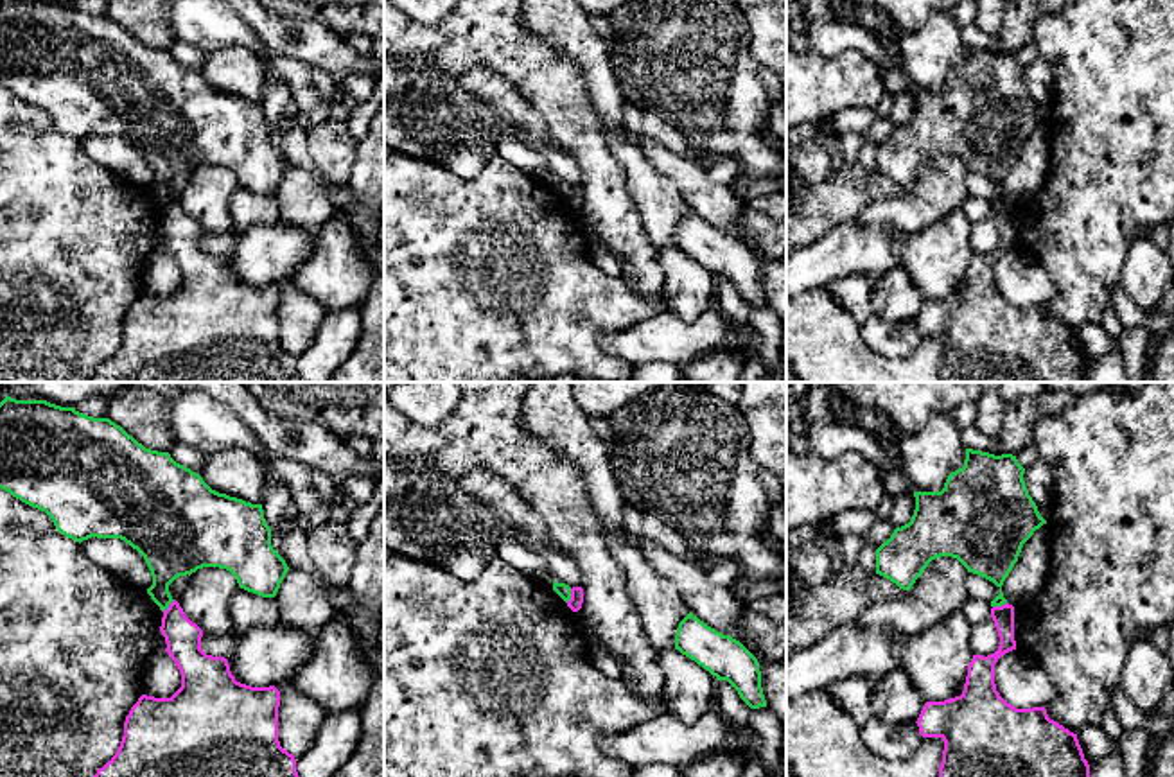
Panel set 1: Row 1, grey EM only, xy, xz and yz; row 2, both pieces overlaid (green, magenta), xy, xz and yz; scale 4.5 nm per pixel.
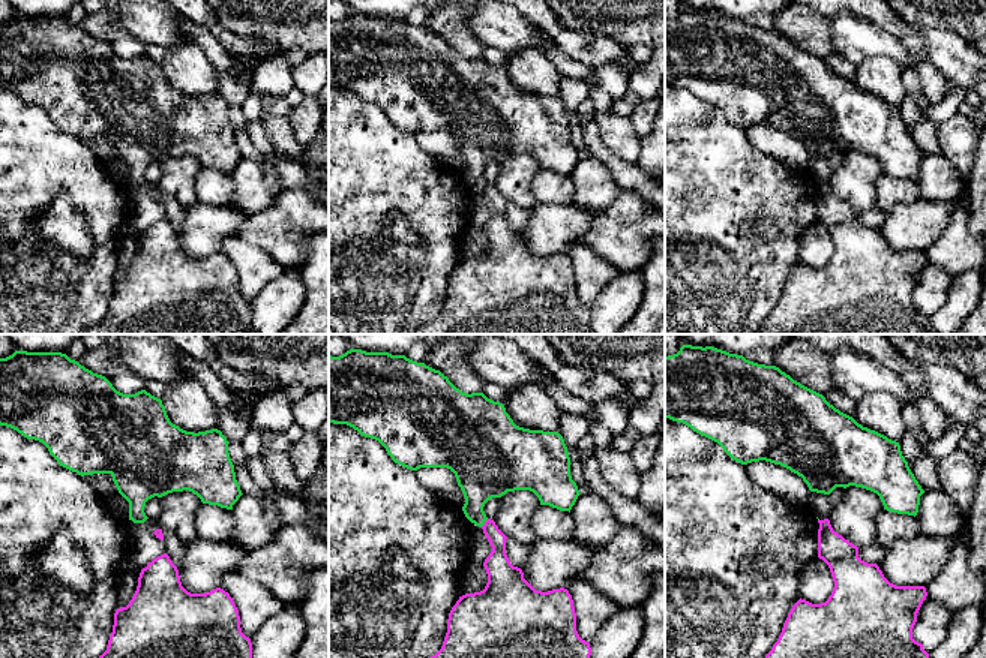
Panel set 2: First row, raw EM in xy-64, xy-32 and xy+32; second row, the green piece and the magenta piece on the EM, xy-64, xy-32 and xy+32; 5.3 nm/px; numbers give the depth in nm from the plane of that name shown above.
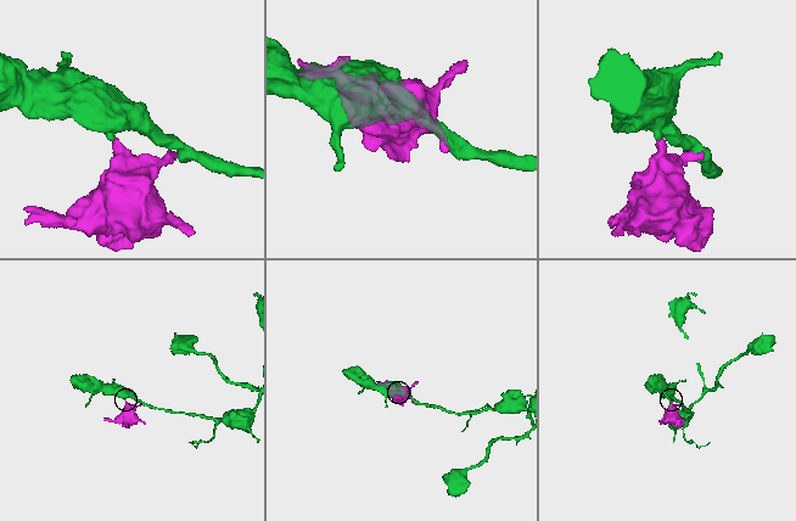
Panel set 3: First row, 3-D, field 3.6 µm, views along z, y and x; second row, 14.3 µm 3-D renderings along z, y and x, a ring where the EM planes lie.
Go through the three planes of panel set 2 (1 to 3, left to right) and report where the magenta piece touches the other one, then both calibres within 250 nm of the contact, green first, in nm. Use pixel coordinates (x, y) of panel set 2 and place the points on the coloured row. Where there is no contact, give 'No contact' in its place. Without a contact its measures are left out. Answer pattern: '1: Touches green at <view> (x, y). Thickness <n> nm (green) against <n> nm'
1: No contact
2: Touches green at xy-32 (483, 523). Thickness 260 nm (green) against 140 nm
3: No contact

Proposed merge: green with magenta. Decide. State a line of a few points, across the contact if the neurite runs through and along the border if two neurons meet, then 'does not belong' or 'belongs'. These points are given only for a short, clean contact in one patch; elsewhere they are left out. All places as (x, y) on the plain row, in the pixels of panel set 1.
does not belong

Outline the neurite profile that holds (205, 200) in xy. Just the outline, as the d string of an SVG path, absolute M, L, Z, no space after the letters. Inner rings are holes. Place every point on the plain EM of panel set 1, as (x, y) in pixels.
M203 165L190 172L190 181L178 196L185 214L210 233L233 231L230 197L239 188L235 174L219 165Z

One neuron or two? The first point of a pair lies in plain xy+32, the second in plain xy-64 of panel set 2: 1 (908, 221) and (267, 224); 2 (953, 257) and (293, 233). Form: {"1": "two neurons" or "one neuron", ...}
{"1": "two neurons", "2": "one neuron"}

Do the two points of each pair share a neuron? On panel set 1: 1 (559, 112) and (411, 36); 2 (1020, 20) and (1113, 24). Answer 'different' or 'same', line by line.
1: same
2: different

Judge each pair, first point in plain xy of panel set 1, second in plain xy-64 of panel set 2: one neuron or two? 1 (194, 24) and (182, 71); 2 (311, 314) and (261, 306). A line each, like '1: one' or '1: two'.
1: two
2: two

